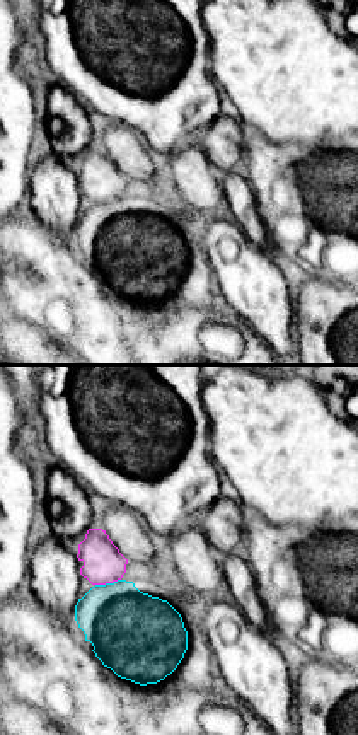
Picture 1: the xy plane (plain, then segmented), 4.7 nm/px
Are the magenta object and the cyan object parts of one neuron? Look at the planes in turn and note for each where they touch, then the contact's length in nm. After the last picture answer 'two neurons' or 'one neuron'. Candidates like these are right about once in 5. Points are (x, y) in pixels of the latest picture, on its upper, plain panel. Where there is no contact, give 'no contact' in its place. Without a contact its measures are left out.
(103, 202) | 80 nm

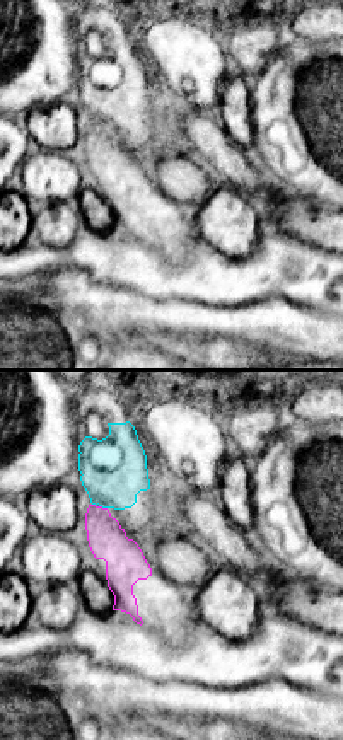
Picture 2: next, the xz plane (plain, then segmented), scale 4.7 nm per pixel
(101, 125) | 40 nm

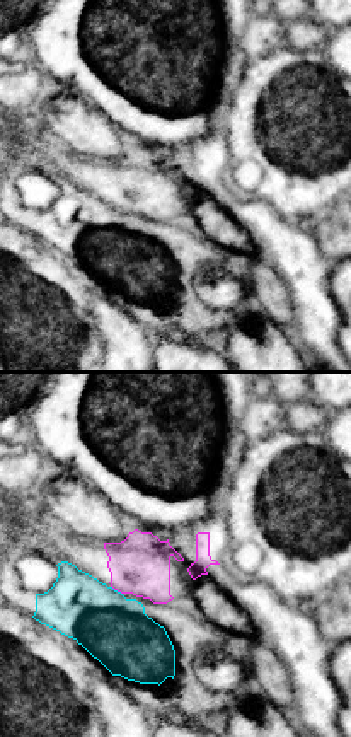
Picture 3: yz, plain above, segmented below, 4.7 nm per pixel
(116, 207) | 70 nm

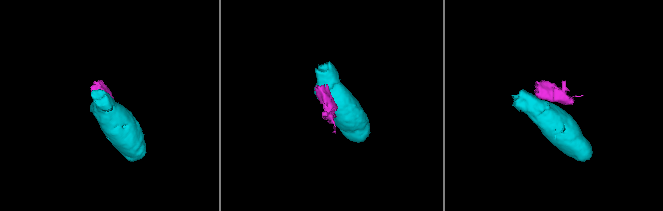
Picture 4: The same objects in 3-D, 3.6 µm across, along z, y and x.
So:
two neurons

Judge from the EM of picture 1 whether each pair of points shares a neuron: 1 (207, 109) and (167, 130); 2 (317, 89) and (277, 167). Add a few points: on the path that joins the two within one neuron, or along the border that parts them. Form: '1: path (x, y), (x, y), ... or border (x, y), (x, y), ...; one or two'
1: path (196, 113), (184, 113), (178, 120); one
2: border (254, 128), (282, 145); two

